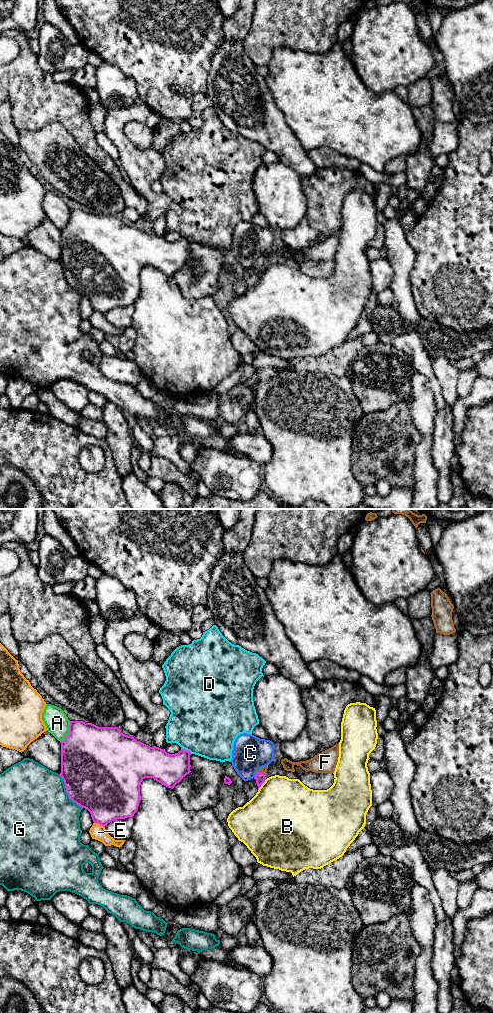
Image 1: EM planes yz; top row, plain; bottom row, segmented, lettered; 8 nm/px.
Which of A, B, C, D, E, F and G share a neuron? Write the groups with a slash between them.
A / B / C / D / E / F / G

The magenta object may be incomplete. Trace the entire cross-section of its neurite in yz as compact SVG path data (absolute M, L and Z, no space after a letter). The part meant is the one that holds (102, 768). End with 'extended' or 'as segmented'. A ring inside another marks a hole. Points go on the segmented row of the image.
M70 721L69 734L65 740L60 741L61 743L61 773L66 792L69 798L82 808L87 809L92 817L94 823L98 823L102 826L106 826L108 823L115 821L117 819L125 819L128 817L133 817L138 810L139 803L141 801L140 795L140 785L145 778L153 778L162 785L173 789L177 783L179 783L190 771L190 755L191 753L183 748L178 753L169 754L165 749L153 746L150 747L140 741L137 741L133 735L125 735L121 732L118 727L99 727L92 723L85 723L83 721Z; as segmented

